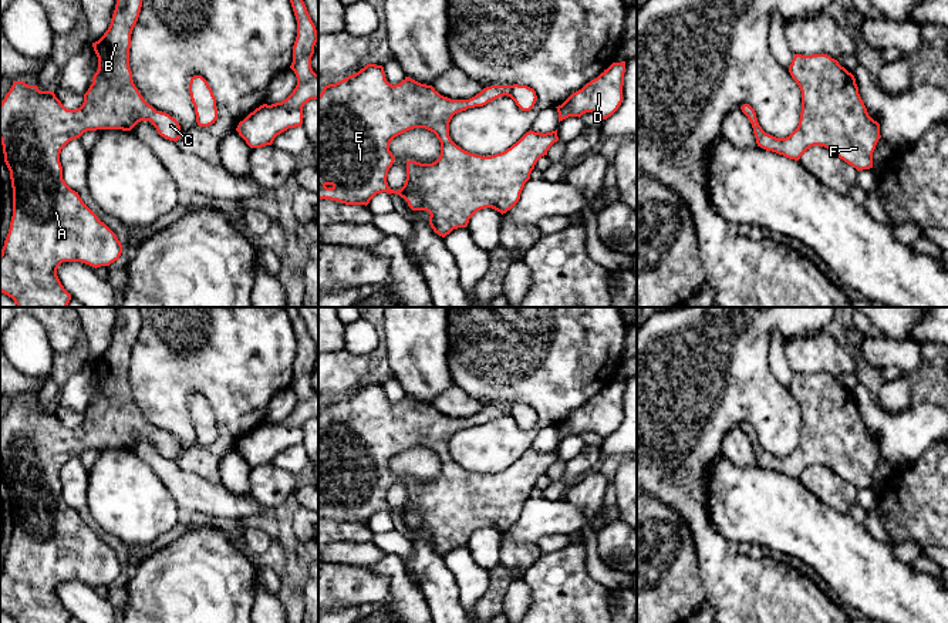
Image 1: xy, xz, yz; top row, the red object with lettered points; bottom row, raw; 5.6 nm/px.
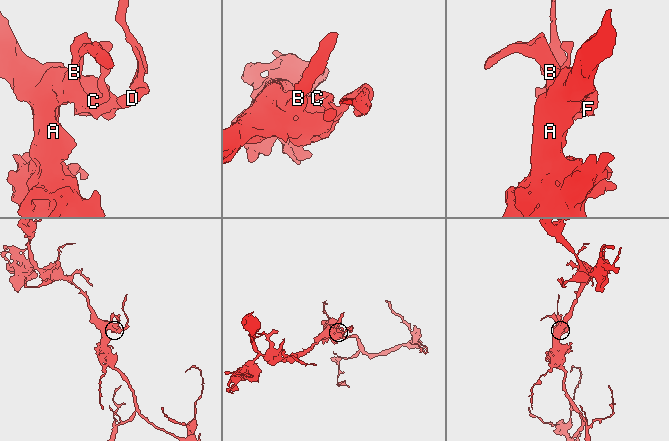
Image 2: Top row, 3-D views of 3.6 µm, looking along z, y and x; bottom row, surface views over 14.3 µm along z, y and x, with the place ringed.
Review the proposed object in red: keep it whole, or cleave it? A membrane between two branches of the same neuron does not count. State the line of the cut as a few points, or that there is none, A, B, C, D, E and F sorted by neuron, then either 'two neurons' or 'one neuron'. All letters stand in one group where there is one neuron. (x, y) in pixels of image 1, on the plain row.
cut none; groups A B C D E F; one neuron

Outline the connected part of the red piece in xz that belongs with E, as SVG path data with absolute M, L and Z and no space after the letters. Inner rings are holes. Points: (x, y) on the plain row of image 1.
M367 383L358 391L325 404L318 414L318 518L367 525L377 512L397 512L412 529L426 529L431 546L442 556L453 548L466 546L480 528L506 532L519 521L536 481L559 459L557 448L546 452L530 448L510 467L490 475L470 472L449 455L449 441L455 432L483 425L503 414L510 415L522 430L530 430L537 418L533 407L519 403L490 404L469 418L451 418L432 404L409 395L392 404L385 397L384 385L375 383ZM414 447L433 451L441 461L441 474L432 482L406 479L405 502L394 509L387 501L395 479L389 462Z

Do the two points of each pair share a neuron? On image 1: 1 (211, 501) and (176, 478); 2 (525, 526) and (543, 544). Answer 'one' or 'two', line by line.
1: one
2: two

